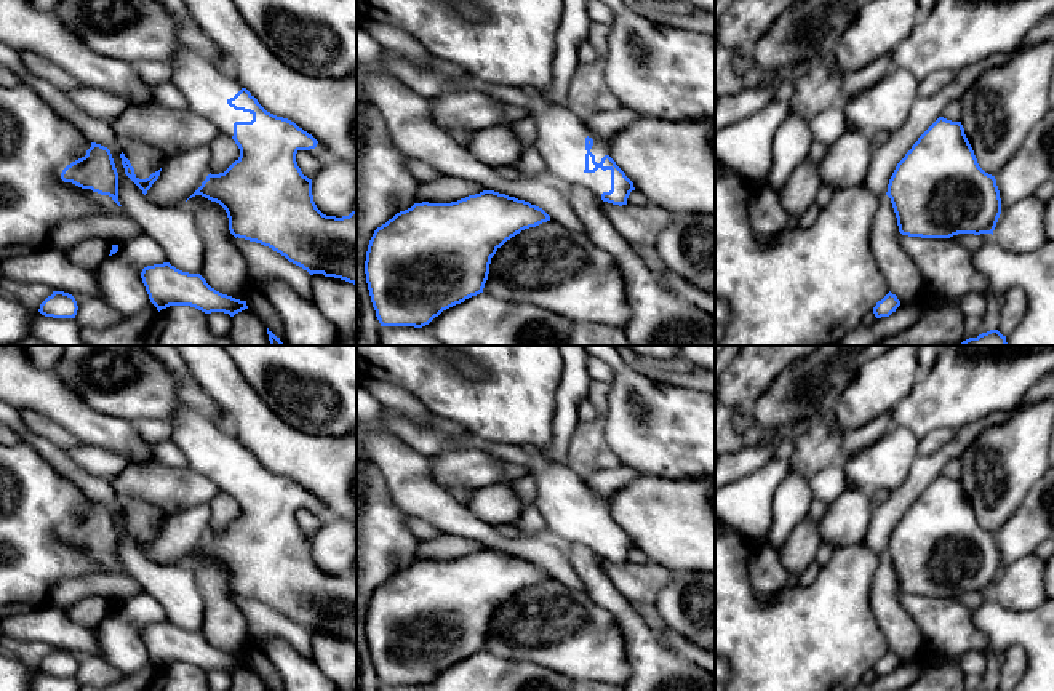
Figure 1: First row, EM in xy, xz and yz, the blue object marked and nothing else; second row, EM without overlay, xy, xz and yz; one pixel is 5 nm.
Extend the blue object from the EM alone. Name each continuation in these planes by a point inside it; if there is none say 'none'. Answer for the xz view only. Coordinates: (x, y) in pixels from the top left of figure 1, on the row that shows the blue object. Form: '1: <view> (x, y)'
1: xz (560, 139)

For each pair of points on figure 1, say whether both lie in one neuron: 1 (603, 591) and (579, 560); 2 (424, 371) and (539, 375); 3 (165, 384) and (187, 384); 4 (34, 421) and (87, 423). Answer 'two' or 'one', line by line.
1: one
2: one
3: two
4: two

